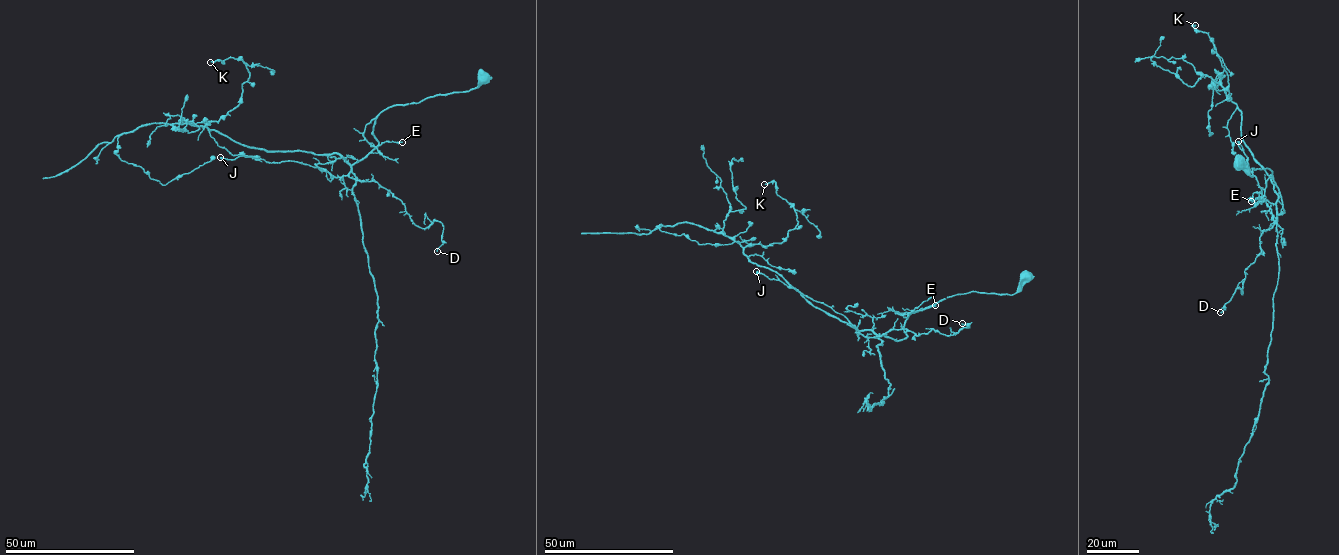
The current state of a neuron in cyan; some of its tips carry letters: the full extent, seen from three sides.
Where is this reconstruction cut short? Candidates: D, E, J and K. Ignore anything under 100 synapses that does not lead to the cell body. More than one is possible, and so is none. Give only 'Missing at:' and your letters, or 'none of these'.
Missing at: none of these

